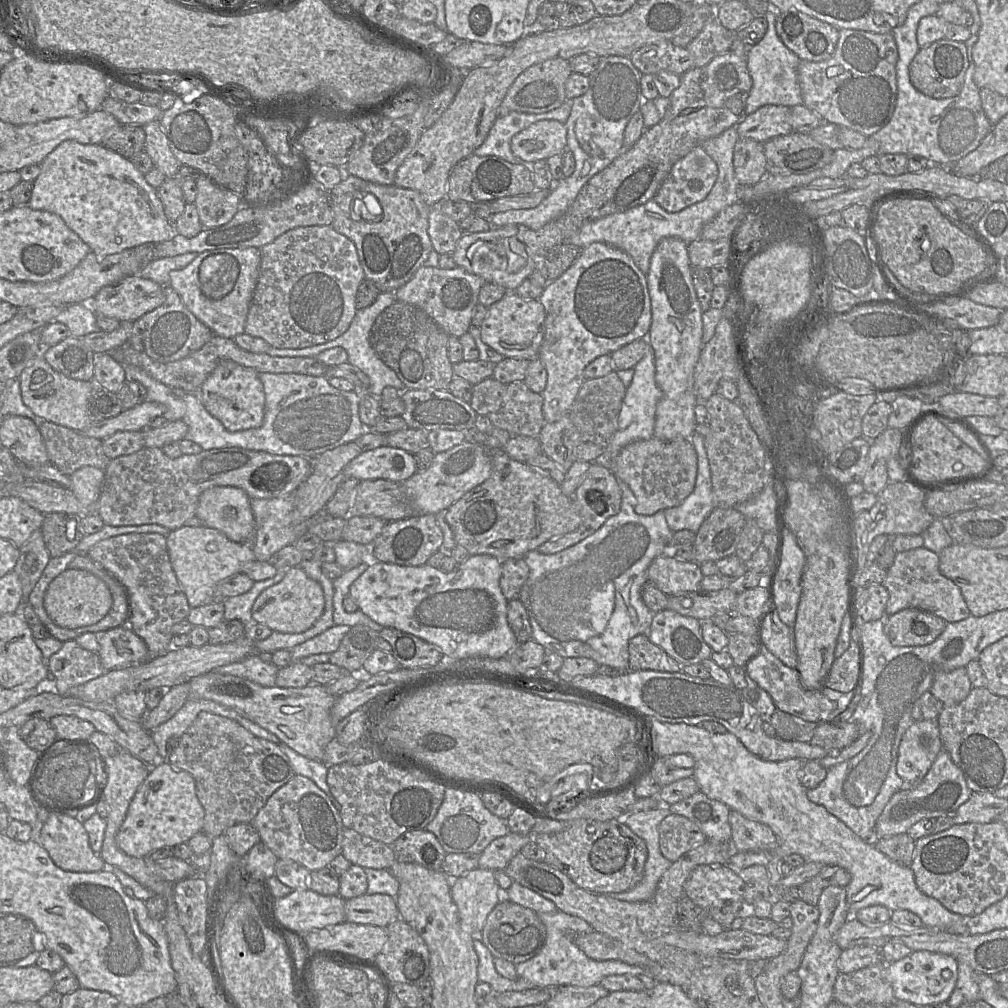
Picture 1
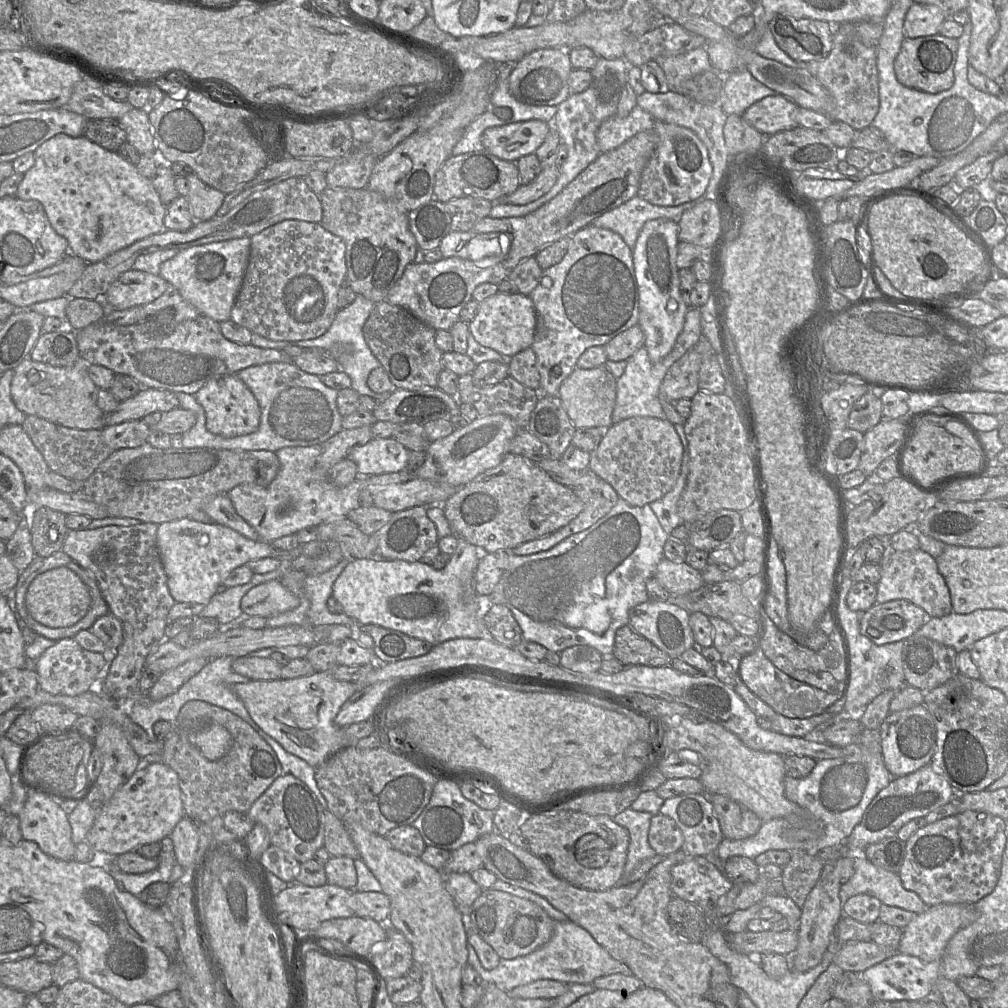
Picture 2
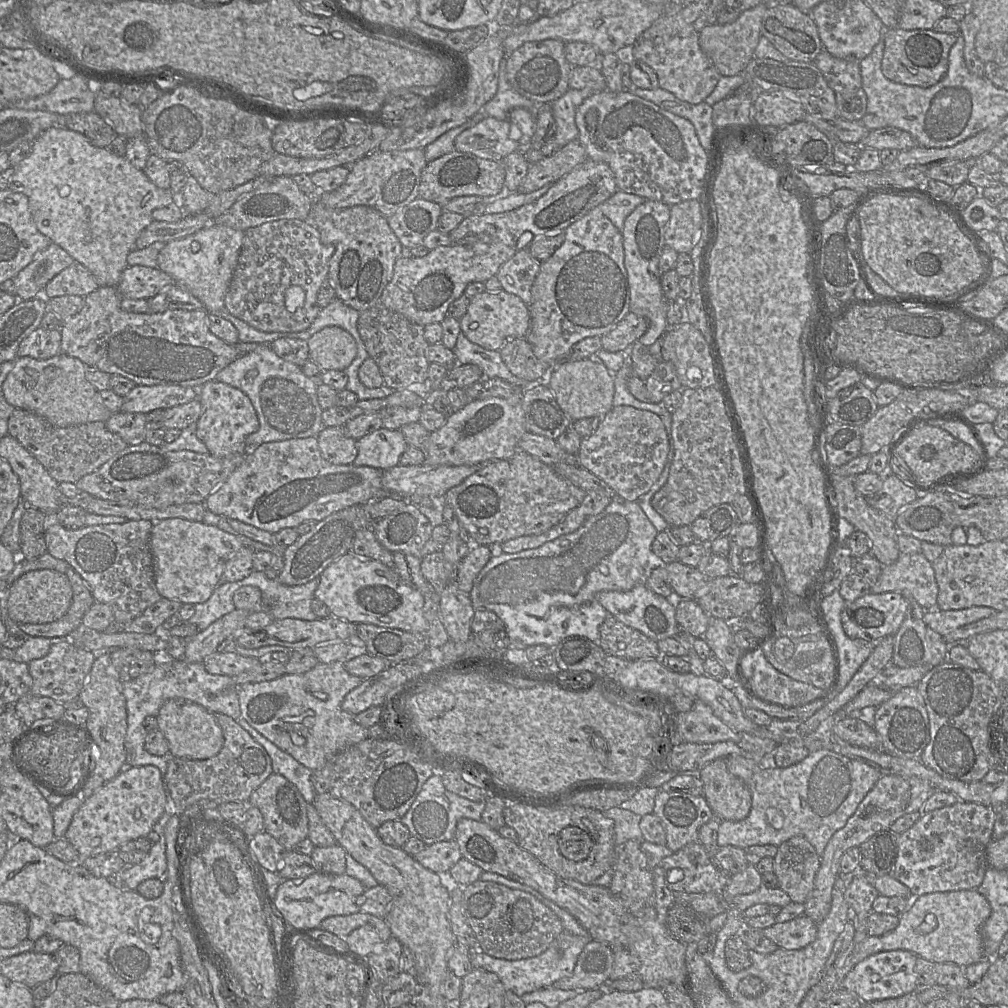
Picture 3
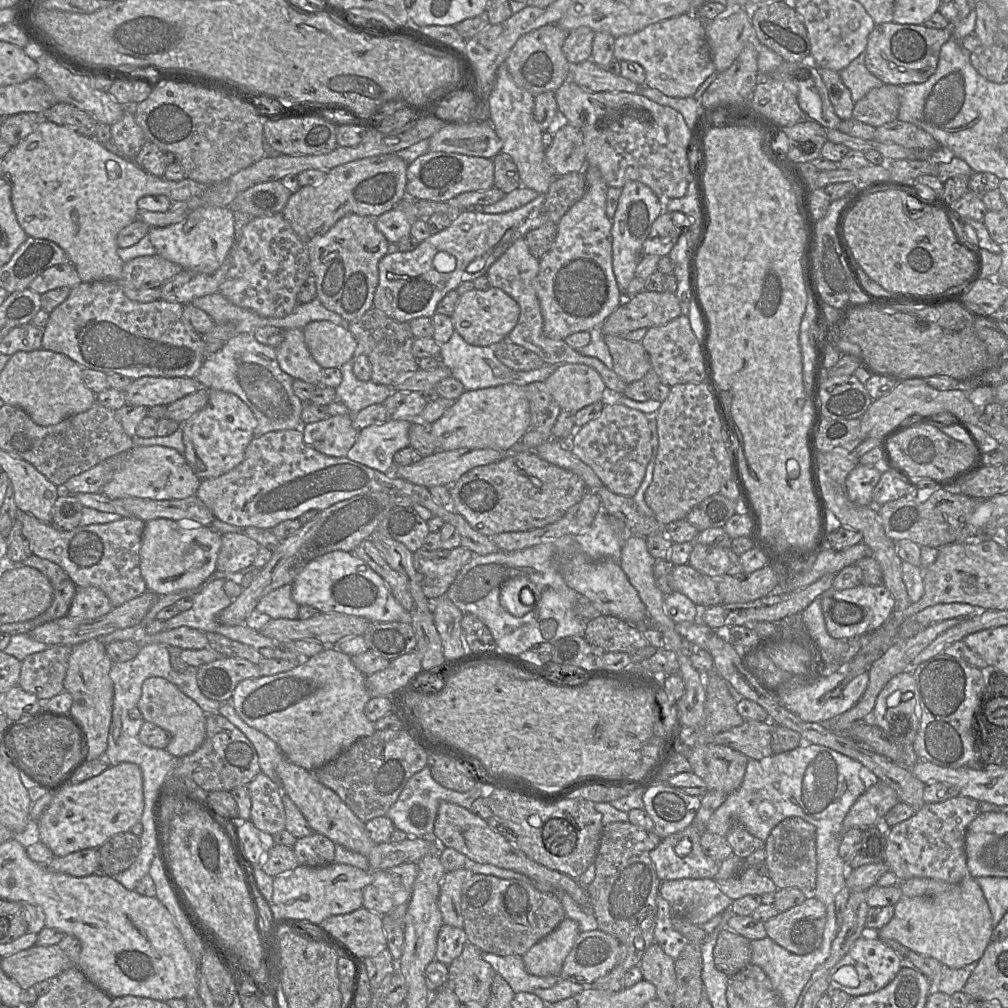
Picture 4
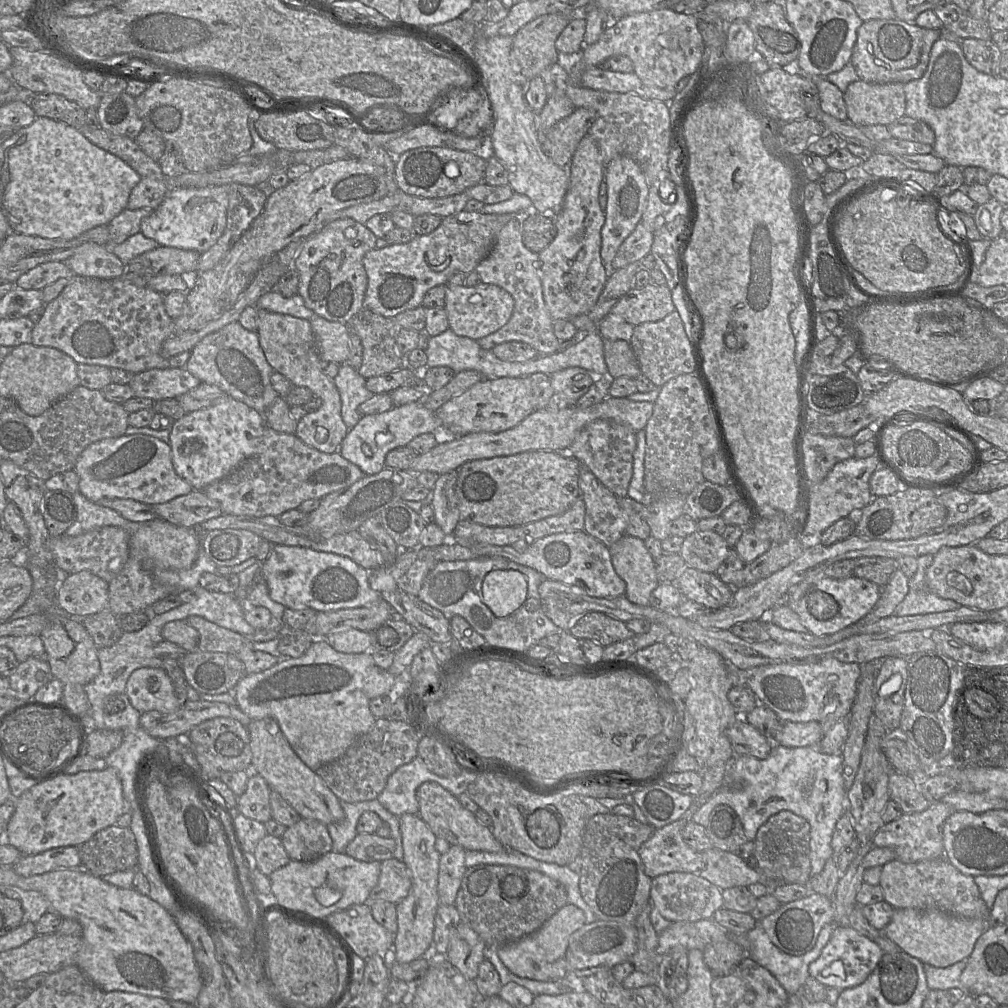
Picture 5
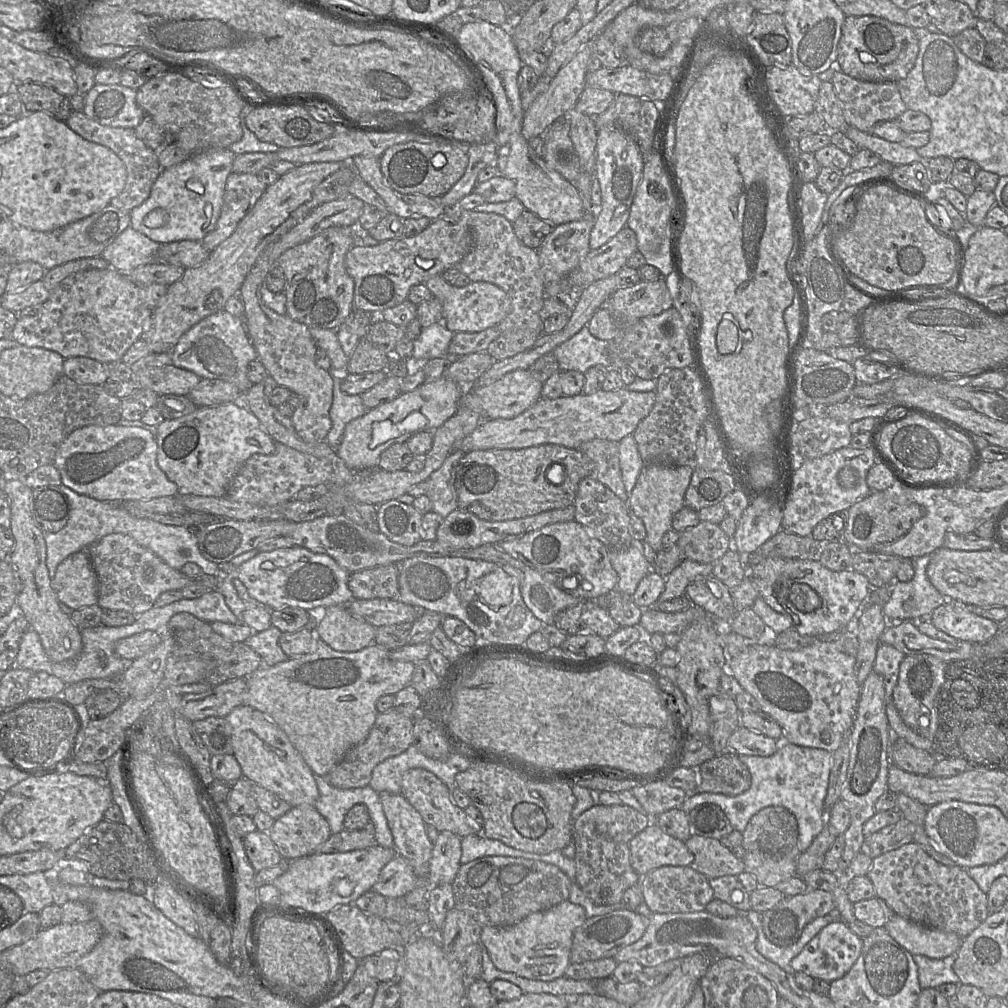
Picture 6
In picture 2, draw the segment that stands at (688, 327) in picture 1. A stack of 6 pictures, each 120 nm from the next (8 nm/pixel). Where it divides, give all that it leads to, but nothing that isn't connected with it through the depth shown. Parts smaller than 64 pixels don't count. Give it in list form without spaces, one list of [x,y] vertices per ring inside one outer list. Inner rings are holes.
[[[667,219],[645,223],[632,249],[634,271],[639,291],[639,325],[645,335],[644,348],[651,362],[657,363],[673,349],[683,329],[689,304],[683,296],[679,268],[676,265],[678,225]]]

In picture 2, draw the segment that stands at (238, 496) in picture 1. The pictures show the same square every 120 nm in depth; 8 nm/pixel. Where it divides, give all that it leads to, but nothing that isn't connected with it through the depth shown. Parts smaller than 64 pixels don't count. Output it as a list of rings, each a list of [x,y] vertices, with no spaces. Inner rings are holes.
[[[227,493],[212,498],[204,511],[214,520],[215,524],[227,526],[248,539],[261,540],[257,530],[236,512]]]

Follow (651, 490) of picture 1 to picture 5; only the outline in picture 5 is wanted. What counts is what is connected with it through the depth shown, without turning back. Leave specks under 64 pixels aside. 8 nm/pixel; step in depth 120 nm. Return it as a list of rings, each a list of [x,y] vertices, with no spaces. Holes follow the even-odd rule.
[[[599,419],[589,423],[568,447],[568,454],[590,470],[617,498],[627,497],[633,476],[633,454],[637,447],[637,432],[629,427]]]

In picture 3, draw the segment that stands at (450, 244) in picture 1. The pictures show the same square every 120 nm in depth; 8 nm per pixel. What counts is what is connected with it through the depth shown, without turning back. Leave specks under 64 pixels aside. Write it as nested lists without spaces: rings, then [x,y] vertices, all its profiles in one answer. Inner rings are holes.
[[[418,197],[387,220],[403,247],[411,249],[423,245],[424,238],[437,229],[442,212],[442,205]]]

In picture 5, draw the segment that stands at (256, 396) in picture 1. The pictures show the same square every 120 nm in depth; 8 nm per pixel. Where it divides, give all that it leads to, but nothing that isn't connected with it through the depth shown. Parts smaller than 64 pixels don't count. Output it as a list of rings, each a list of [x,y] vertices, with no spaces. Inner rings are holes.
[[[225,397],[207,408],[186,413],[170,429],[173,467],[195,490],[202,491],[229,475],[246,459],[261,452],[266,428],[264,416],[231,397]]]

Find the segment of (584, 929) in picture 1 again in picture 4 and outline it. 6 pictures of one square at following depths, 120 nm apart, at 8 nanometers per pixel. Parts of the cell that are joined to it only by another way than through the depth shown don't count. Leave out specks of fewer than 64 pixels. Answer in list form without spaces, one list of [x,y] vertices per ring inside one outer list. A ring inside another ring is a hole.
[[[481,951],[481,958],[503,977],[514,993],[533,993],[536,989],[552,987],[560,980],[560,975],[535,976],[529,974],[524,968],[522,956],[501,956]]]

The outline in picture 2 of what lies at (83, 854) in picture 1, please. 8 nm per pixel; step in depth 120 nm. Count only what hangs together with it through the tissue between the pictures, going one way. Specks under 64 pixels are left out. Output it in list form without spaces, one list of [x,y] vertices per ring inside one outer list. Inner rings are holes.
[[[27,790],[26,799],[18,814],[22,840],[35,842],[46,855],[62,861],[72,861],[75,844],[71,837],[68,815],[51,799],[50,796]]]

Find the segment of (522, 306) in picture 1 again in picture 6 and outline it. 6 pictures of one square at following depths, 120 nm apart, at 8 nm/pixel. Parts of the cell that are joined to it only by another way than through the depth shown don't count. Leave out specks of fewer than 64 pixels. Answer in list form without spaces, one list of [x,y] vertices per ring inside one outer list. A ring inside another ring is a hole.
[[[436,275],[424,284],[441,302],[443,323],[453,333],[483,331],[502,322],[511,312],[508,294],[490,282],[470,282],[465,287],[456,287],[444,280],[441,275]]]

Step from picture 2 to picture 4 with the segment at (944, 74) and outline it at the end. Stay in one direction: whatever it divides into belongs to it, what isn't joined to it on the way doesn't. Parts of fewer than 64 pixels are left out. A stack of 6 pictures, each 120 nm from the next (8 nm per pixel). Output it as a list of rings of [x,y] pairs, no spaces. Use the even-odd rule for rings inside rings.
[[[876,24],[868,36],[866,68],[884,84],[923,83],[936,71],[942,45],[953,38],[952,28],[933,29],[917,24]]]

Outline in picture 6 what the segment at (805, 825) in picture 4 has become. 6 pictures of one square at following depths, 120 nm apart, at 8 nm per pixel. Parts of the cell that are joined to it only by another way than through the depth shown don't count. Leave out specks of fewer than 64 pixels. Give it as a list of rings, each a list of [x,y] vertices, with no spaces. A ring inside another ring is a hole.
[[[770,806],[760,810],[750,819],[742,836],[747,852],[781,854],[795,860],[801,853],[798,821],[784,807]]]

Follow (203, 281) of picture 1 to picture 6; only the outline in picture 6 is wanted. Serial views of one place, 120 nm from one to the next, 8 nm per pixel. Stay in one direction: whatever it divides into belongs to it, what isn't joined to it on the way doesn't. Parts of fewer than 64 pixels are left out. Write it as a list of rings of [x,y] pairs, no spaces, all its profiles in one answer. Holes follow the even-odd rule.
[[[207,149],[182,163],[163,169],[150,196],[129,213],[130,226],[160,244],[182,240],[201,241],[212,231],[223,205],[226,180],[232,173],[236,153],[229,149]]]

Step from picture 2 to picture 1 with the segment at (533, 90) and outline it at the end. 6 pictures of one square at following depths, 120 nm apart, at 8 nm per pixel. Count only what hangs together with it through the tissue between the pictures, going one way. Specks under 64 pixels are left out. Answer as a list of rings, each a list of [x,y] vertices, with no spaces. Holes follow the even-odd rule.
[[[552,58],[535,64],[523,71],[509,87],[499,107],[499,116],[510,112],[541,114],[552,111],[566,101],[565,85],[572,71],[563,58]]]

